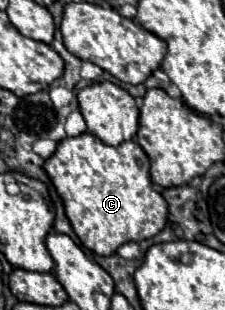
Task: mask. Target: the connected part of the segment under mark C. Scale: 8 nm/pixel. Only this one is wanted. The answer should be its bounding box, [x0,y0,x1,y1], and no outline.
[44,132,168,256]

